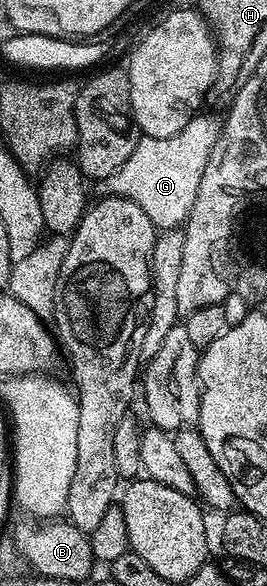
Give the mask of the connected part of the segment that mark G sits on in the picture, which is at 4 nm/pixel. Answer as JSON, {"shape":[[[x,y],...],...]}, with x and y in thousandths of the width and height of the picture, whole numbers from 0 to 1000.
{"shape":[[[757,191],[719,201],[700,218],[655,225],[655,232],[517,239],[476,280],[390,305],[386,317],[408,323],[397,326],[521,348],[592,394],[689,387],[715,348],[730,348],[730,328],[745,328],[745,307],[760,307],[760,287],[775,287],[775,273],[828,229],[831,210],[775,195]]]}

